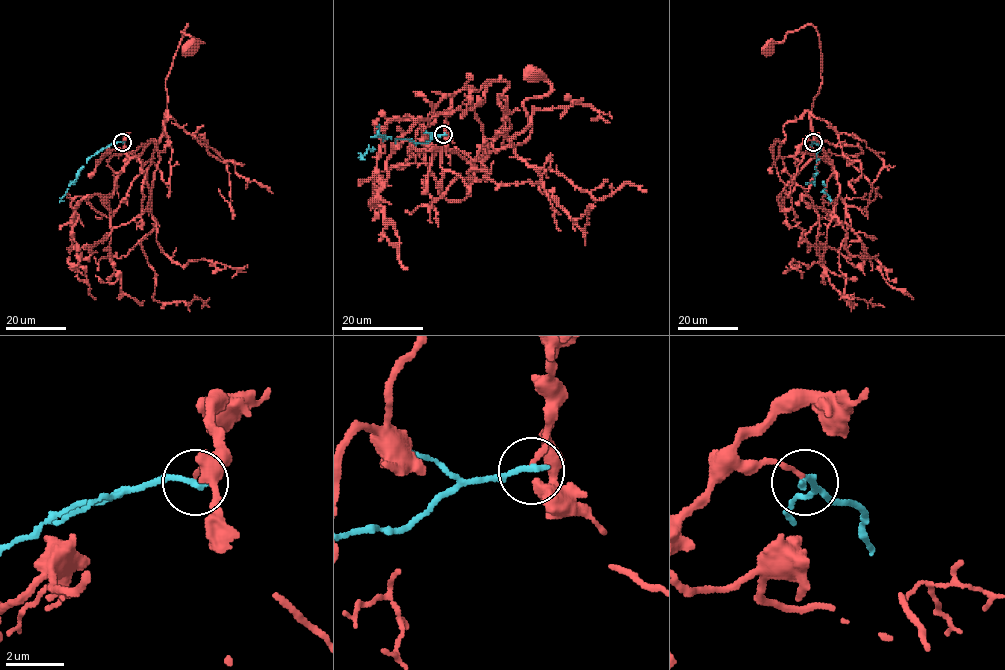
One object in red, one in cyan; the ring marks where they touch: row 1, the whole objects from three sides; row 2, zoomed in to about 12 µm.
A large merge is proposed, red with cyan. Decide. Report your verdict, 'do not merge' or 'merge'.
do not merge

